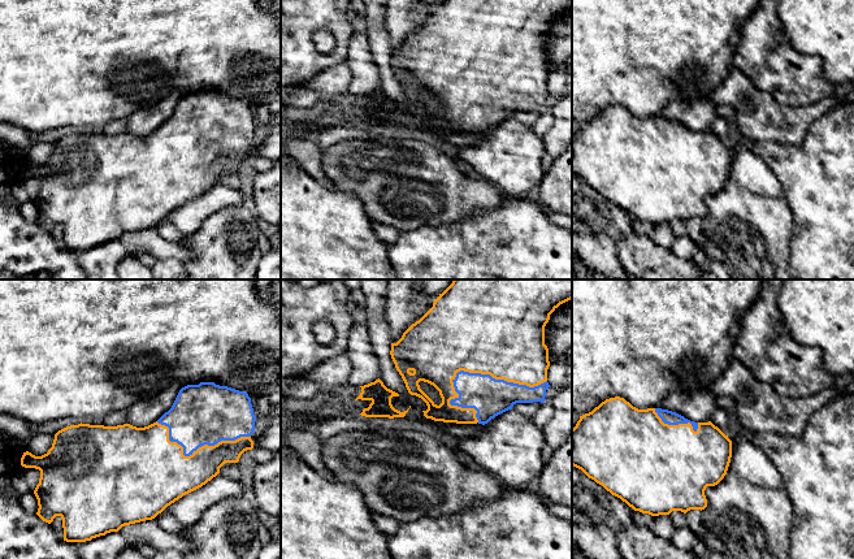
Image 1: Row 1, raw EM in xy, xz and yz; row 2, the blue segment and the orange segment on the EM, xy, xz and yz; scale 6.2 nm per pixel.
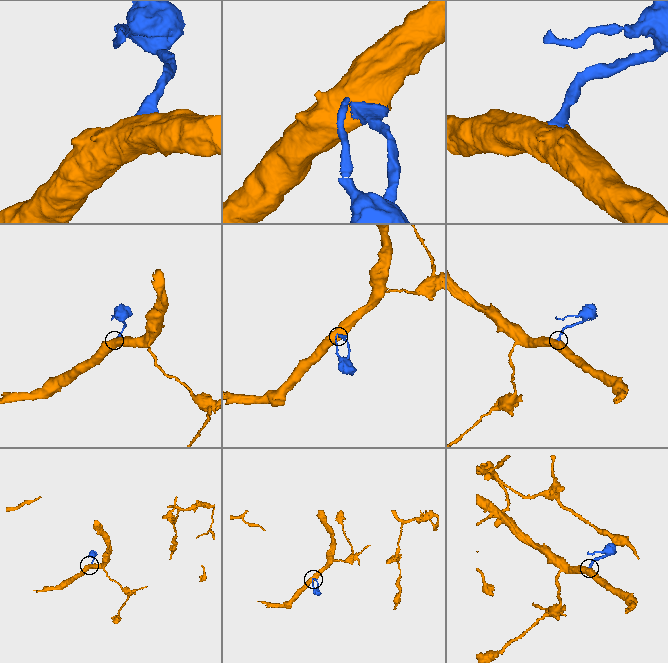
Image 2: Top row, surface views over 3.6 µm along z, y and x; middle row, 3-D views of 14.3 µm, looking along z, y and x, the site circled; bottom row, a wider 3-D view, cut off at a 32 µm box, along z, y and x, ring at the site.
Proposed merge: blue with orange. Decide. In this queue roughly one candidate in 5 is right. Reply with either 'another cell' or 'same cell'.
same cell

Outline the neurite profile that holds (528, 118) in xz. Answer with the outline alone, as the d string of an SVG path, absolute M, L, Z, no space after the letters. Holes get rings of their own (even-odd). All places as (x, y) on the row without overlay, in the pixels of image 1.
M533 110L533 112L516 112L513 113L512 118L515 118L519 124L532 127L538 117L541 114L541 110Z

